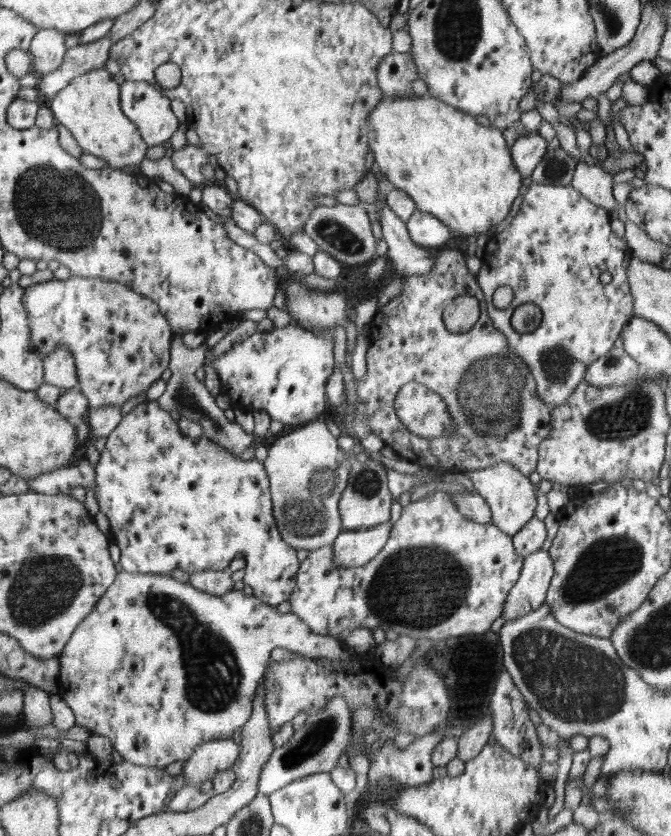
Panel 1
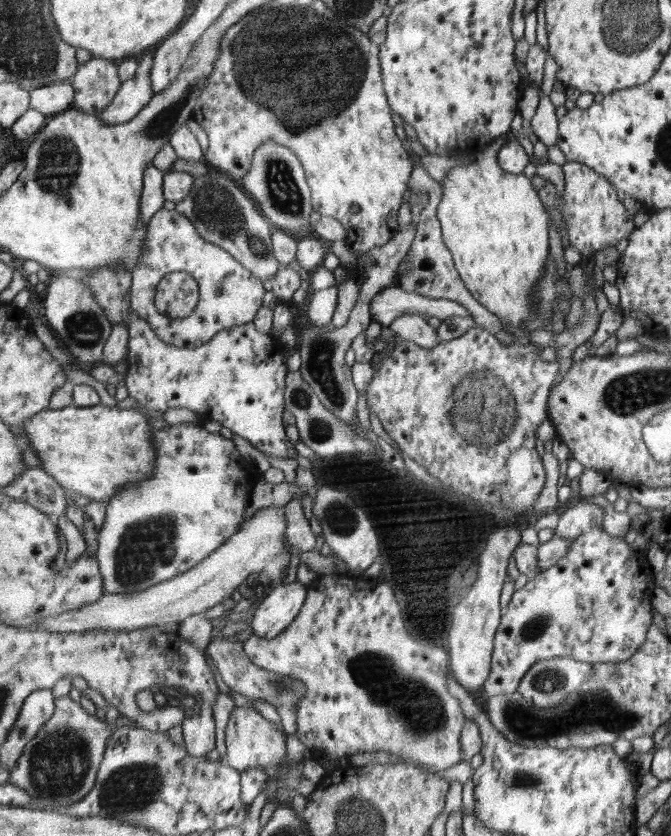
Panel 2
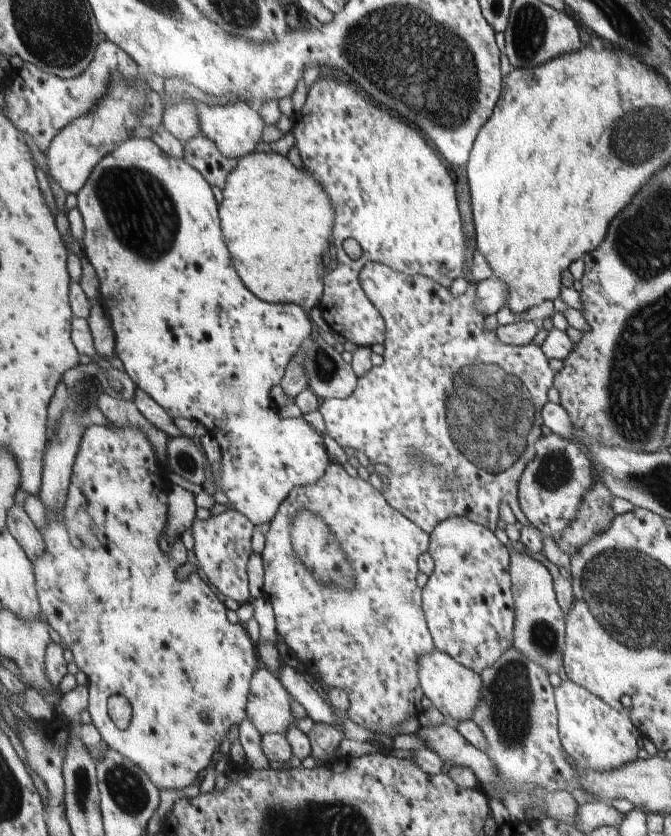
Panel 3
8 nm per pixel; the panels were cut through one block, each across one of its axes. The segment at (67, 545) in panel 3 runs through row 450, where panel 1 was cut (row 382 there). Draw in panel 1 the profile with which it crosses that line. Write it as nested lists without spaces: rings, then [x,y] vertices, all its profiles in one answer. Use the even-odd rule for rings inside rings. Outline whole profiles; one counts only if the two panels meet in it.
[[[74,275],[66,280],[53,278],[26,288],[23,304],[26,306],[30,324],[31,344],[35,345],[36,352],[47,355],[61,344],[71,349],[78,368],[78,387],[88,399],[87,412],[104,406],[121,407],[130,398],[146,393],[150,384],[154,384],[168,368],[173,329],[170,328],[171,323],[150,297],[135,292],[127,284],[117,280]]]

